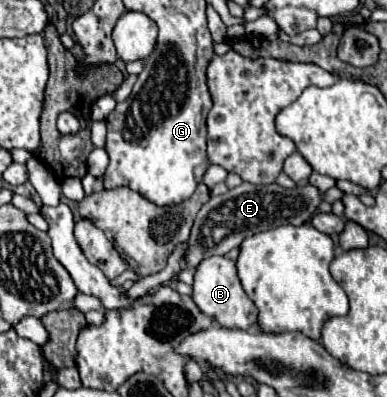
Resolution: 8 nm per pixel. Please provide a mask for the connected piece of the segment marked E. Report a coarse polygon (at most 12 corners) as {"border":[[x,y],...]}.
{"border":[[249,182],[201,206],[187,264],[301,226],[323,196]]}

